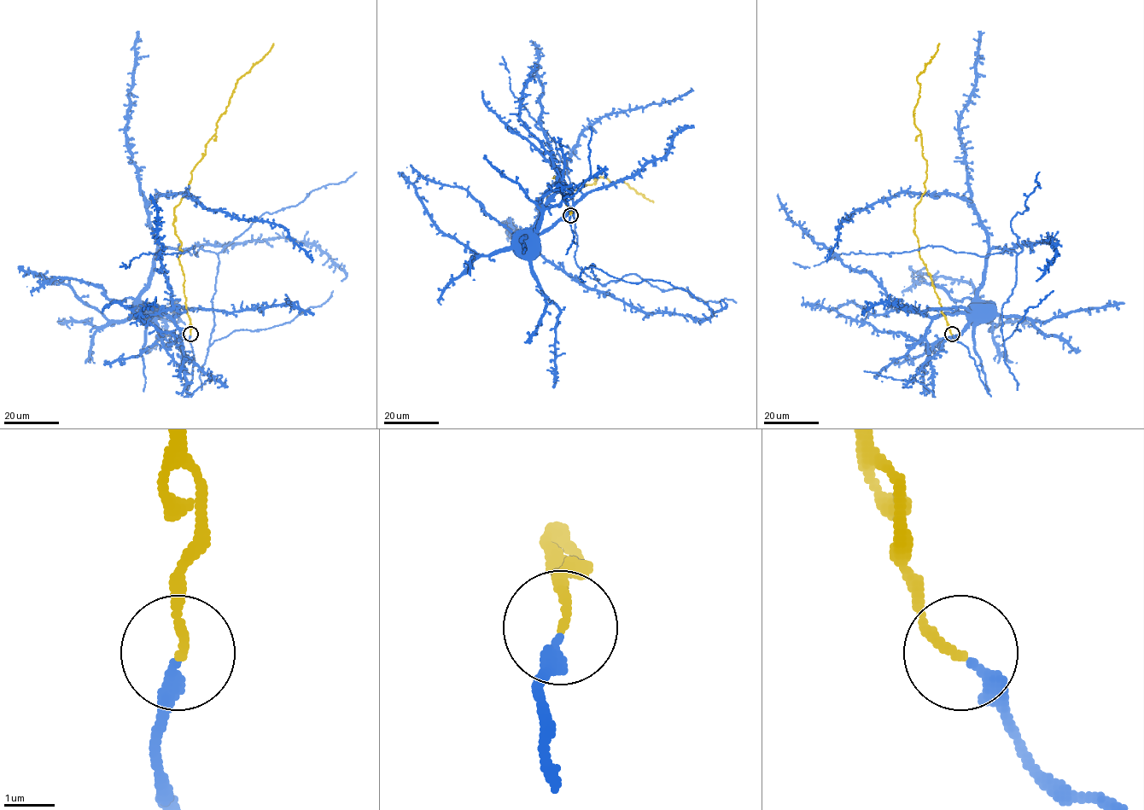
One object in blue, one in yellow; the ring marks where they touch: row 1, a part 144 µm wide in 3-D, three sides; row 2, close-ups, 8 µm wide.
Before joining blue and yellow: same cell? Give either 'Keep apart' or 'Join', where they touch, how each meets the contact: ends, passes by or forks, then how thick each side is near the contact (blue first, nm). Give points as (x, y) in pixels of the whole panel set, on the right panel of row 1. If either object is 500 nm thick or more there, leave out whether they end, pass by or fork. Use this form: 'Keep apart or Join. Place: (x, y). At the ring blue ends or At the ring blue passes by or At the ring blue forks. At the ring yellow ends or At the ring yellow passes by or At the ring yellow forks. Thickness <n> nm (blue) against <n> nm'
Join. Place: (952, 334). At the ring blue ends. At the ring yellow ends. Thickness 280 nm (blue) against 170 nm

